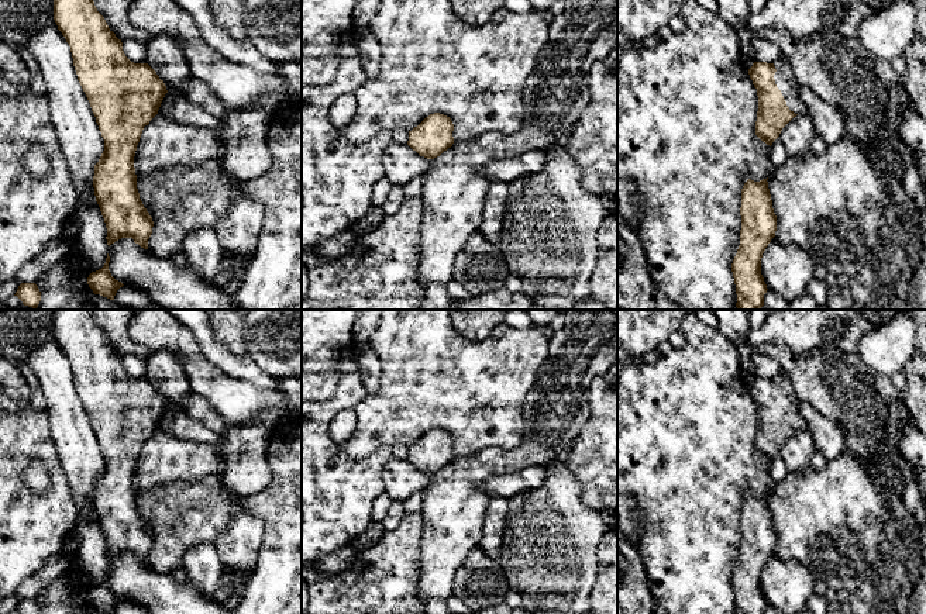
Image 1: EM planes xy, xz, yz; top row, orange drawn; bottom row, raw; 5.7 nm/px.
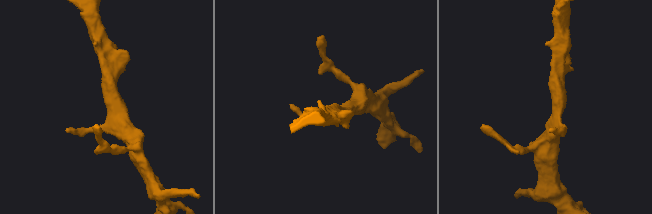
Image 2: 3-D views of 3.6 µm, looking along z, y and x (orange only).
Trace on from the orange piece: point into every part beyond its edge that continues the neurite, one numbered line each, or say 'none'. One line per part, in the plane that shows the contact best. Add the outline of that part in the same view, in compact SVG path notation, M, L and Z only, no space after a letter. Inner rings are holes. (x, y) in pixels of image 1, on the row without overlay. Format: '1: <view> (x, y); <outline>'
1: yz (784, 392); M782 375L775 377L774 382L777 384L774 390L775 400L781 406L789 425L795 430L809 430L808 422L798 410L799 400L795 396L789 377Z

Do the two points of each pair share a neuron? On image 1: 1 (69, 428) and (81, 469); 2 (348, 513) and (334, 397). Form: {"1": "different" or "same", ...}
{"1": "same", "2": "same"}

